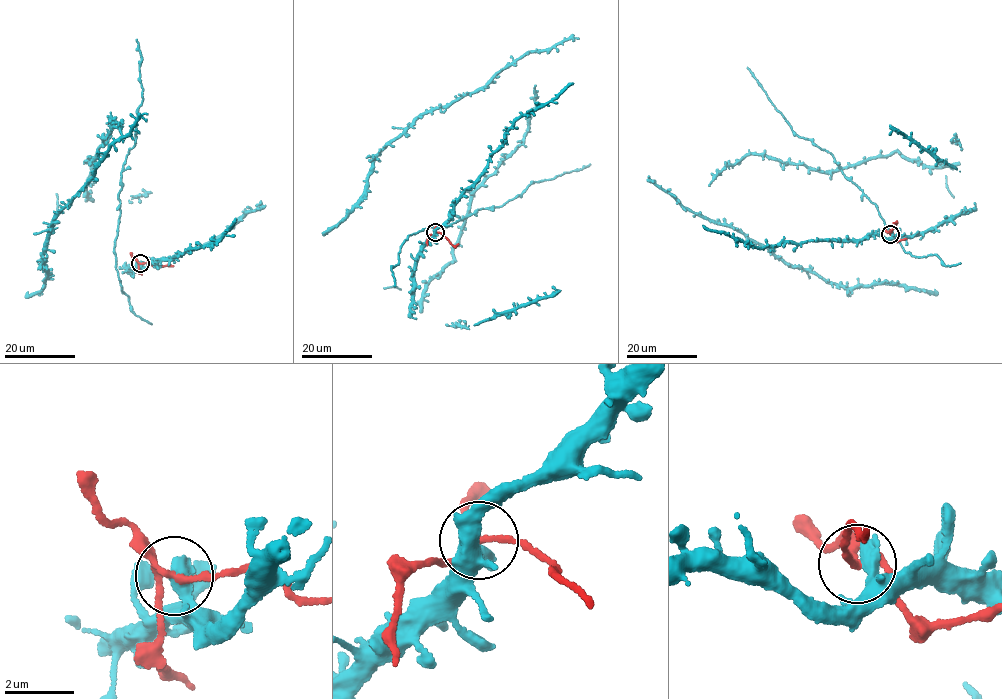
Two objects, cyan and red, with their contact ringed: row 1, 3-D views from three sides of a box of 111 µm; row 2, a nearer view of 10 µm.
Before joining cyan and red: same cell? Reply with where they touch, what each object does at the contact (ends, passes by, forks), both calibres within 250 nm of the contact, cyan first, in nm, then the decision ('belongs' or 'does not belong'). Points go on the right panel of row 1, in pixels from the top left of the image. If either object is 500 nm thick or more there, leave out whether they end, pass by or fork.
at (890, 234); 500 nm thick on the cyan side, 150 nm on the other; does not belong

